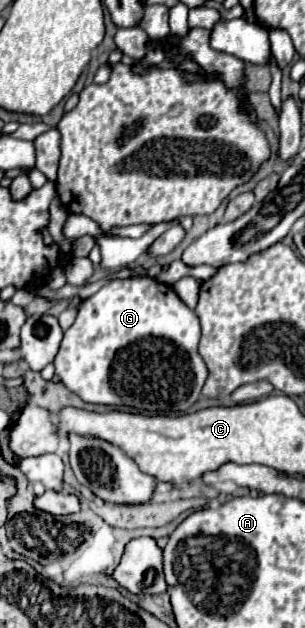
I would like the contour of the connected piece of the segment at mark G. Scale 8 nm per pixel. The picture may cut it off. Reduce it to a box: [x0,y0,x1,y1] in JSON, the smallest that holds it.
[55,277,207,415]

